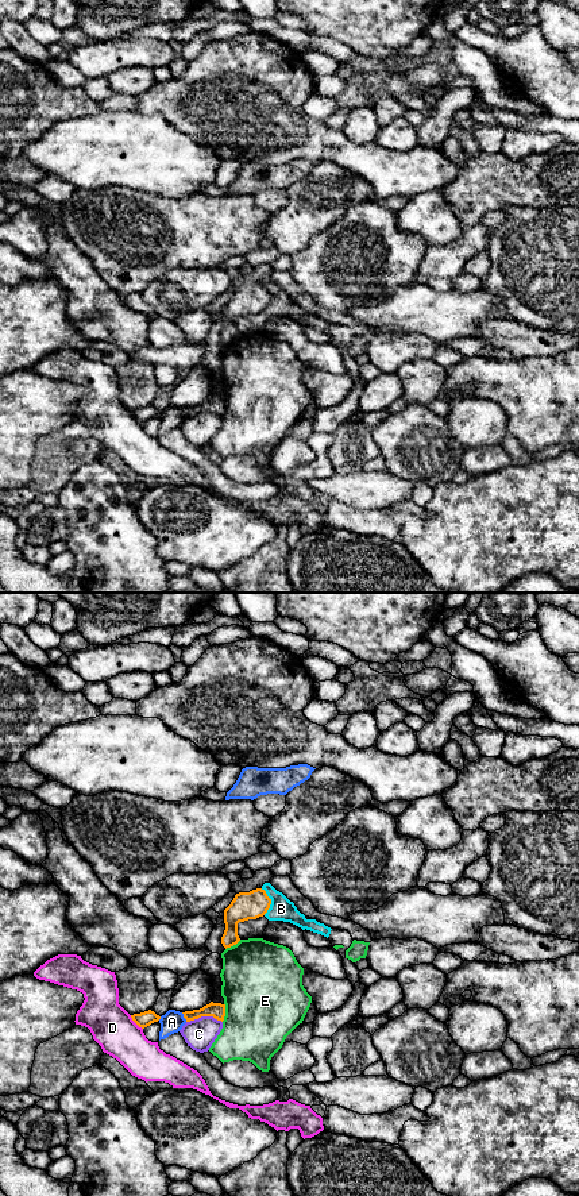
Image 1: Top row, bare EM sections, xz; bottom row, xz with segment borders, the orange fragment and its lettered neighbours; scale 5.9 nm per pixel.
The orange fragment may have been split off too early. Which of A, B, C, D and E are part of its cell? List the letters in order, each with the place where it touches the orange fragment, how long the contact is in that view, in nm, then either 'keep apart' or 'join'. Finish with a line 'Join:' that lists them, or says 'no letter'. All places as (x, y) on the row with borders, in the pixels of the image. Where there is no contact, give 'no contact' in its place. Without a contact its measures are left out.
A: meets orange in xz at (184, 1017); contact 70 nm long; keep apart
B: meets orange in xz at (270, 901); contact 160 nm long; keep apart
C: meets orange in xz at (204, 1015); contact 220 nm long; keep apart
D: meets orange in xz at (135, 1022); contact 120 nm long; keep apart
E: meets orange in xz at (224, 1013); contact 110 nm long; keep apart
Join: no letter

